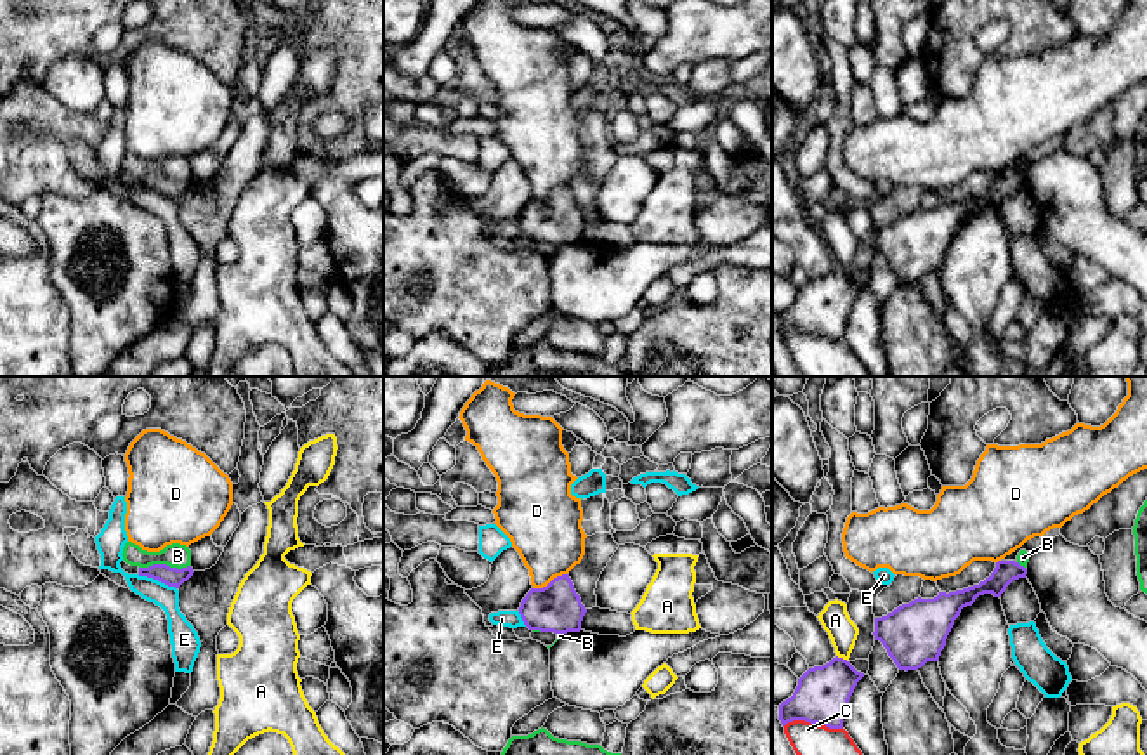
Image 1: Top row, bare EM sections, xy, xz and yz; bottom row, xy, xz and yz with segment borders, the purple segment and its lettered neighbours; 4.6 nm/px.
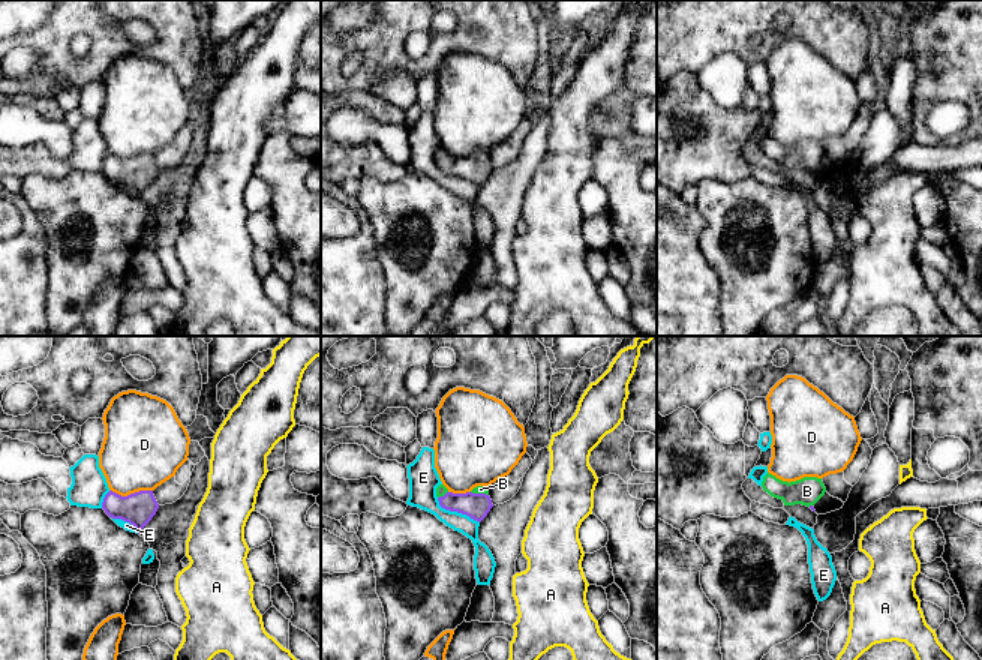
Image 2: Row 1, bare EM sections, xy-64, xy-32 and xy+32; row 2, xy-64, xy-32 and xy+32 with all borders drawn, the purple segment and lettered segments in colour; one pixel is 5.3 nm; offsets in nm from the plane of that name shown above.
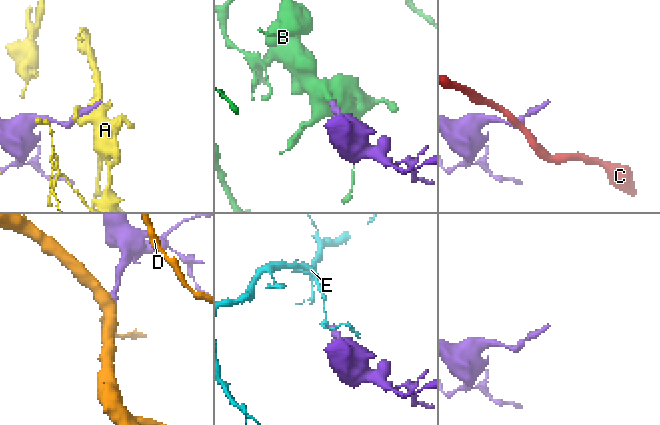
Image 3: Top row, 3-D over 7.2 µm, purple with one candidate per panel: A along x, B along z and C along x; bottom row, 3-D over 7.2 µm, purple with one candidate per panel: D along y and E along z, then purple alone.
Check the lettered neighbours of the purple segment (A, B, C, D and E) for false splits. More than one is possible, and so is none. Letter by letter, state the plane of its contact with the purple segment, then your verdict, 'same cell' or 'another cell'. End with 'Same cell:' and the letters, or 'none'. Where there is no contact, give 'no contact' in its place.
A: meets purple in yz; another cell
B: meets purple in xy; same cell
C: meets purple in yz; another cell
D: meets purple in xz; another cell
E: meets purple in xy; another cell
Same cell: B

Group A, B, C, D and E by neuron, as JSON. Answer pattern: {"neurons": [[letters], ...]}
{"neurons": [["A"], ["B"], ["C"], ["D"], ["E"]]}

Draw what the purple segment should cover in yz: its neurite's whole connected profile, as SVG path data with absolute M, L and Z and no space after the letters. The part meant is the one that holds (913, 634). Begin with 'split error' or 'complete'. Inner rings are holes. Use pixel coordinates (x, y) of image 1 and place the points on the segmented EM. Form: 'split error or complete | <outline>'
split error | M1020 550L1015 561L998 561L989 578L979 585L939 592L934 599L914 599L887 616L875 618L875 640L880 640L899 670L918 670L927 661L939 661L946 639L961 609L979 595L1001 597L1006 587L1026 578L1031 552Z

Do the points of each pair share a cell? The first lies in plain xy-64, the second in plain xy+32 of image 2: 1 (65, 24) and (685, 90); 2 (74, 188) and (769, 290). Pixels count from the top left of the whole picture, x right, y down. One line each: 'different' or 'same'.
1: different
2: same

